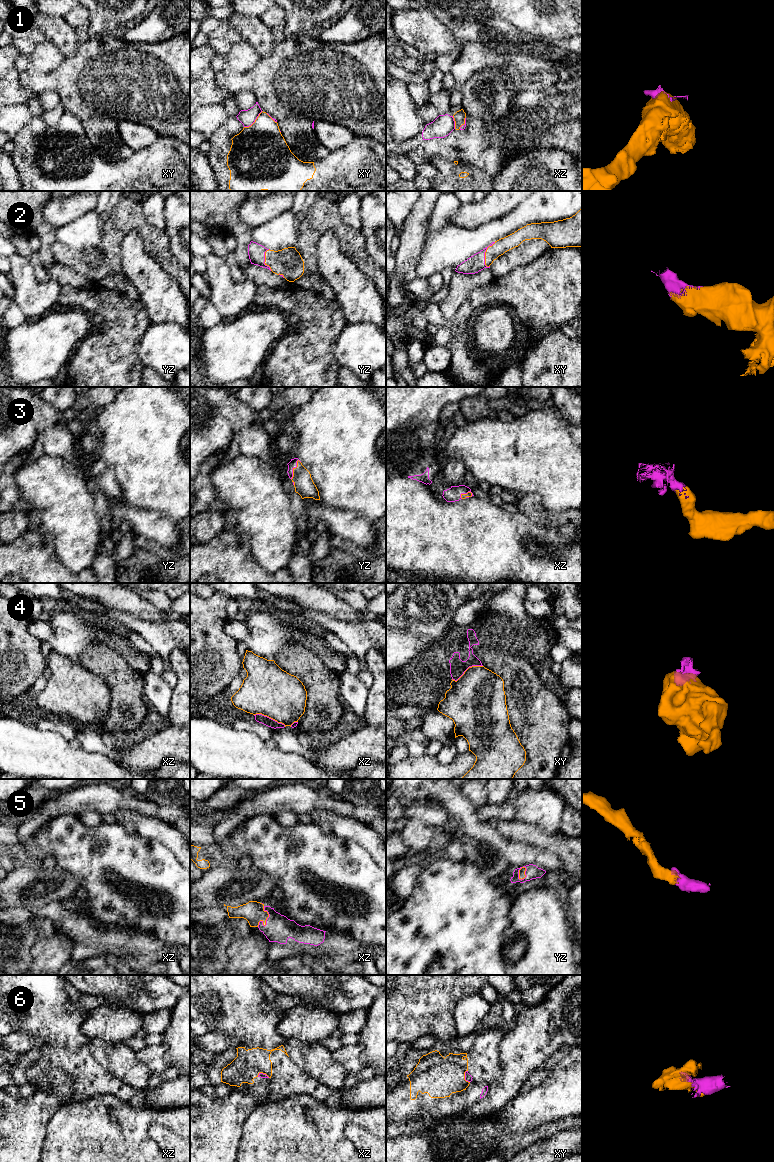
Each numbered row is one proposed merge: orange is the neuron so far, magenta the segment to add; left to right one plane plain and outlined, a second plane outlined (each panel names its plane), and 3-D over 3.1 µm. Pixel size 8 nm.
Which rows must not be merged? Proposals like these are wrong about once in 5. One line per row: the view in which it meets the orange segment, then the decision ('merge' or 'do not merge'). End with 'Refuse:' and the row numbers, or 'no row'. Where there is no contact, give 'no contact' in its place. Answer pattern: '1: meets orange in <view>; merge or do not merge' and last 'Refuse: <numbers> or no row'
1: meets orange in xy; do not merge
2: meets orange in xy; merge
3: meets orange in yz; merge
4: meets orange in xz; do not merge
5: meets orange in xz; merge
6: meets orange in xy; merge
Refuse: 1, 4

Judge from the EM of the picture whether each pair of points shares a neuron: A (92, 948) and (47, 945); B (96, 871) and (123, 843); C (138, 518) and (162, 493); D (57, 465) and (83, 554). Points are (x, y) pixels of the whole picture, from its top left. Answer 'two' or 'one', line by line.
A: two
B: one
C: two
D: one

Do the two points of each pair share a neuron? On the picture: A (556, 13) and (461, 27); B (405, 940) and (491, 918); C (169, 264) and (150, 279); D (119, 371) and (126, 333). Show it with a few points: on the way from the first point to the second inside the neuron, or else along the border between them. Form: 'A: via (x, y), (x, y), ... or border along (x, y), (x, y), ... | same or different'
A: border along (489, 10), (515, 28), (526, 33) | different
B: via (426, 940), (440, 940), (462, 918), (470, 918) | same
C: border along (147, 252), (174, 278) | different
D: via (119, 362), (122, 357), (122, 342) | same

